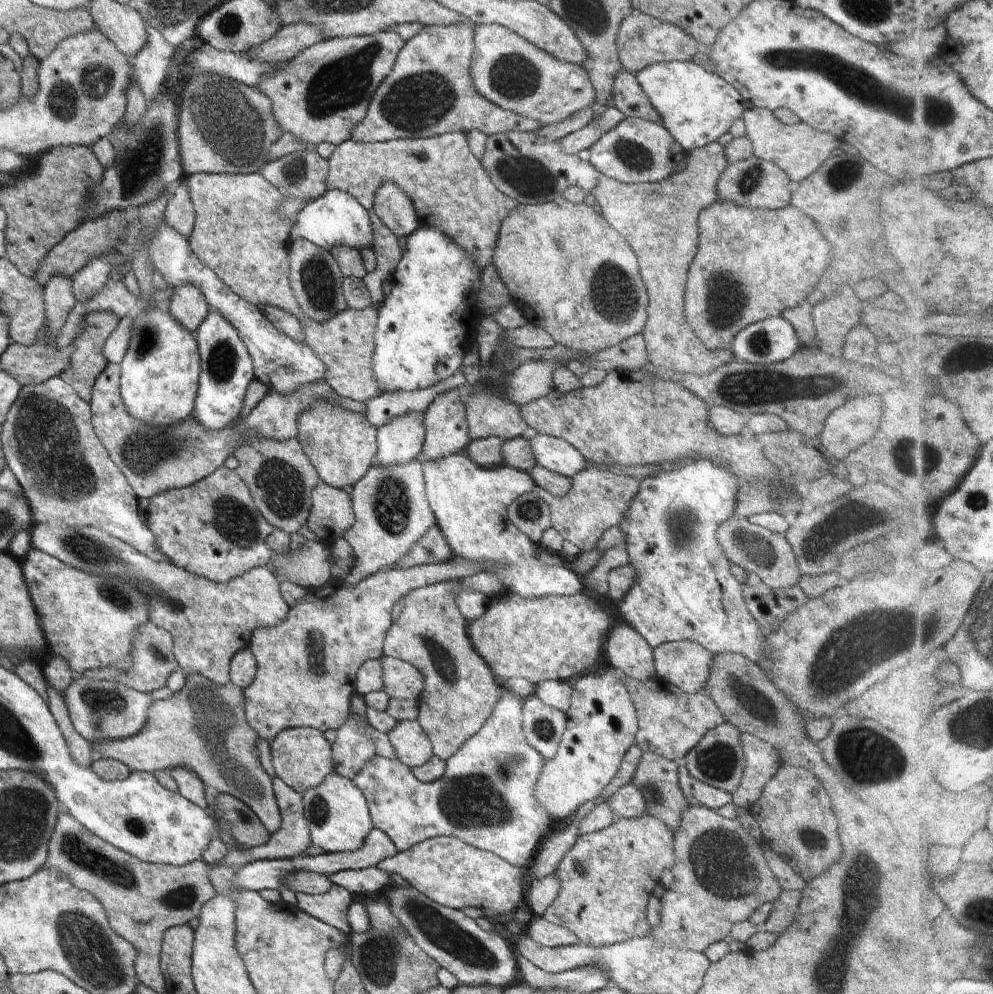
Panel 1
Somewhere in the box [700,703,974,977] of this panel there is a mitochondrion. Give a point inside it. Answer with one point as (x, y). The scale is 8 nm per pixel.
(867, 757)

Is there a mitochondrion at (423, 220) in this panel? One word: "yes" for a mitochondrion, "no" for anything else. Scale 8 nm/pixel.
no

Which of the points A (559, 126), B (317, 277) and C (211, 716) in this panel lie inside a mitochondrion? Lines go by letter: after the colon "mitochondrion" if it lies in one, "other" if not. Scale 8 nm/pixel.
A: other
B: mitochondrion
C: mitochondrion

